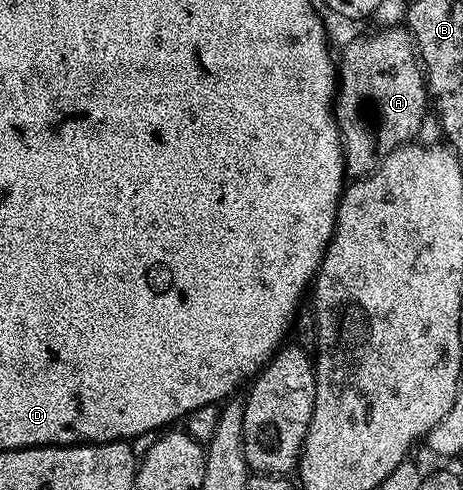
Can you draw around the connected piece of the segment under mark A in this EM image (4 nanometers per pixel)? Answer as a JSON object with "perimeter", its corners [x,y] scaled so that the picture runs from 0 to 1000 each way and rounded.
{"perimeter":[[[873,53],[808,61],[808,71],[762,80],[732,112],[732,176],[724,196],[728,259],[737,267],[737,310],[745,322],[745,355],[762,365],[799,357],[857,300],[873,300],[898,278],[922,233],[922,180],[909,122],[892,92],[892,76]]]}

